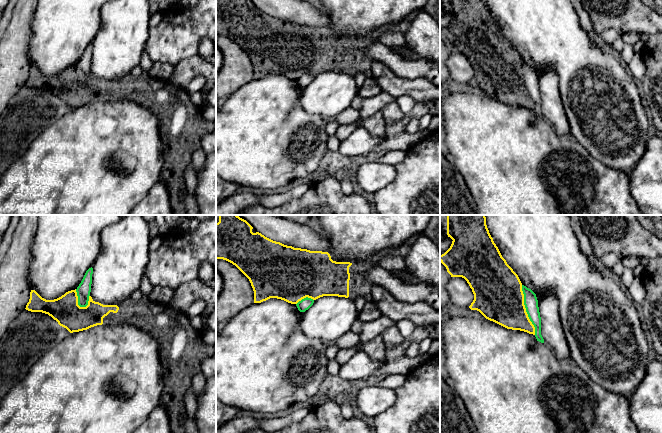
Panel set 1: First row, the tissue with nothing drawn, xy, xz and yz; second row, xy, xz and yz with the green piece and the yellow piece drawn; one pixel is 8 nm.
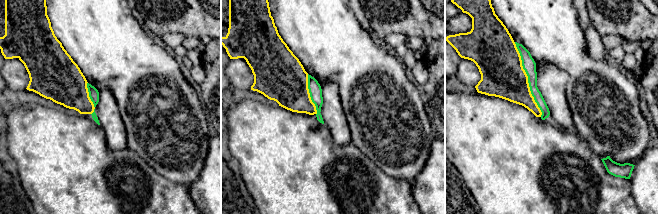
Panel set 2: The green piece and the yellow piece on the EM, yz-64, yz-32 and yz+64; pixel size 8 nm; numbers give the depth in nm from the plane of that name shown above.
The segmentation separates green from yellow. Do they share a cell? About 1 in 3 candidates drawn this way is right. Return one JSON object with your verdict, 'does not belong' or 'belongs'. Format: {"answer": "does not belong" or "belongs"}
{"answer": "does not belong"}

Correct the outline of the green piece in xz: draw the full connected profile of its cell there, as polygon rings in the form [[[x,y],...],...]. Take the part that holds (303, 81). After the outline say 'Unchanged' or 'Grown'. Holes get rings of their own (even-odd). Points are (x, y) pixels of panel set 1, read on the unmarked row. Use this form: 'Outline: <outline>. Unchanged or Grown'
Outline: [[[306,73],[302,75],[301,77],[299,77],[296,80],[296,82],[300,88],[305,88],[313,81],[313,79],[314,79],[313,75]]]. Unchanged

